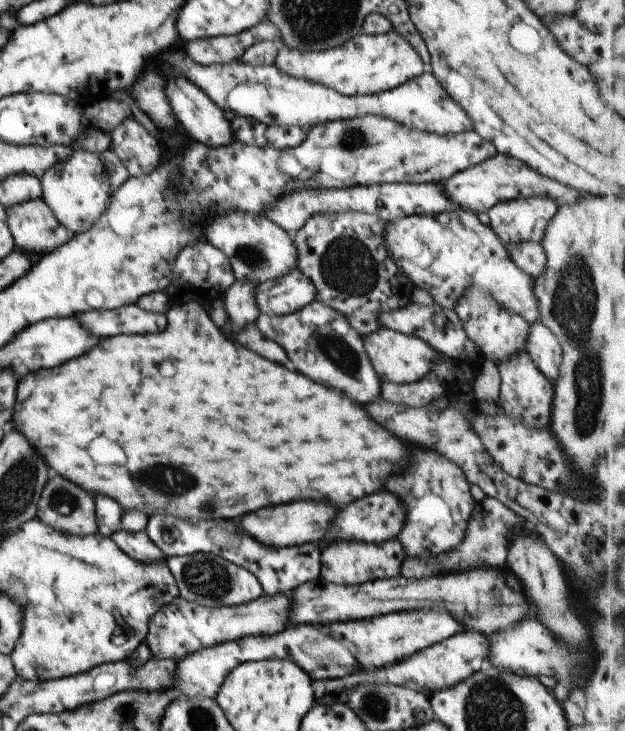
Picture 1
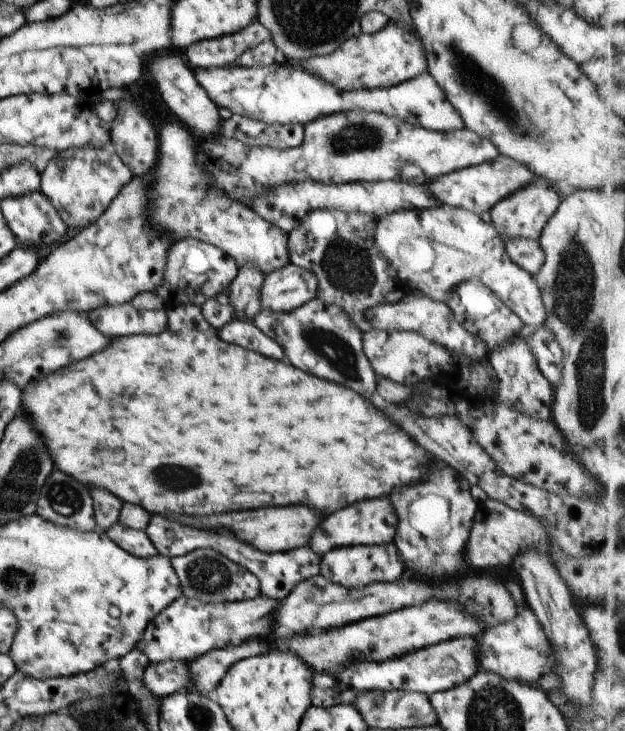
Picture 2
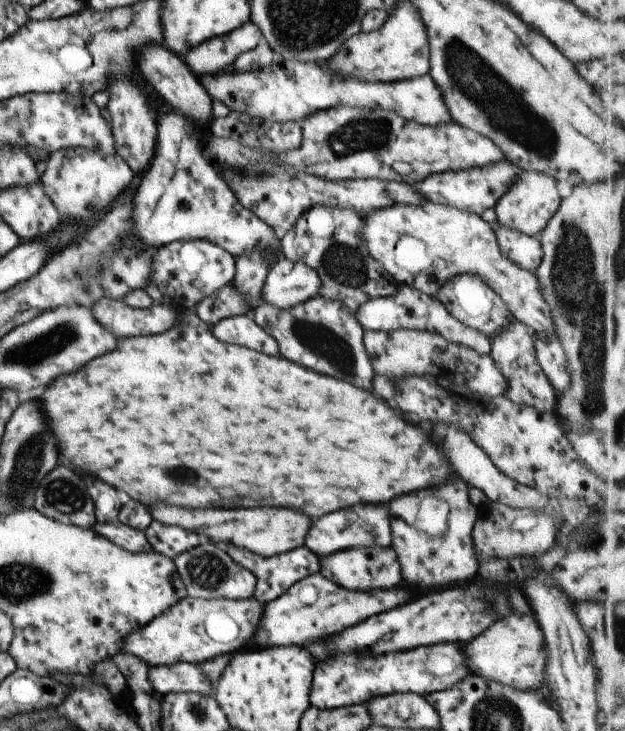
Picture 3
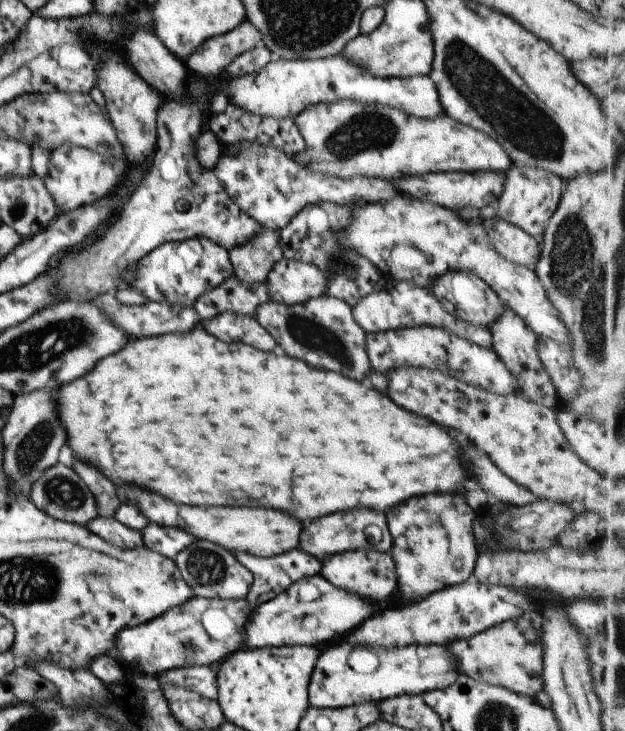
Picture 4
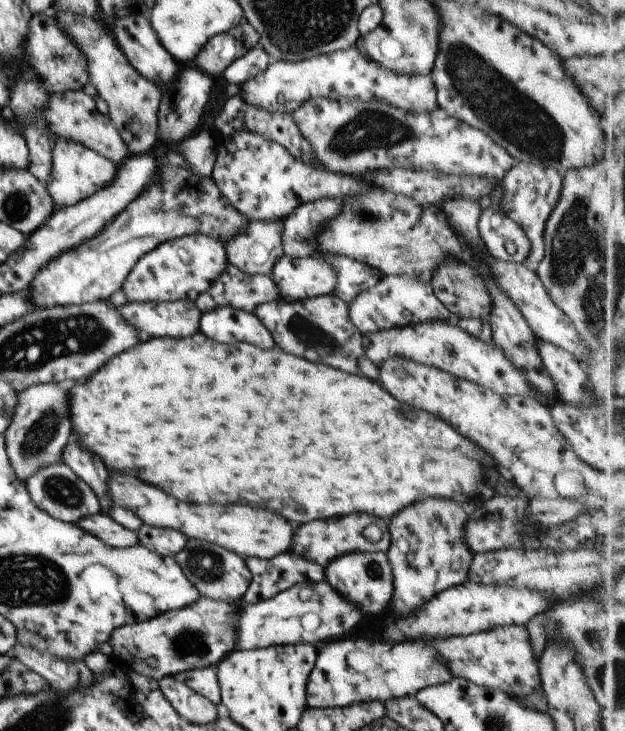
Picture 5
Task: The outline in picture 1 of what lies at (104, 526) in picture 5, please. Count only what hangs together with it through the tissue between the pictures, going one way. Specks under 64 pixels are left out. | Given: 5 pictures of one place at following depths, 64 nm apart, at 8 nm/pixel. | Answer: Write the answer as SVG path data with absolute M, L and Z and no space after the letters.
M121 529L114 532L110 538L125 554L138 562L166 561L162 550L152 543L145 531L127 532Z

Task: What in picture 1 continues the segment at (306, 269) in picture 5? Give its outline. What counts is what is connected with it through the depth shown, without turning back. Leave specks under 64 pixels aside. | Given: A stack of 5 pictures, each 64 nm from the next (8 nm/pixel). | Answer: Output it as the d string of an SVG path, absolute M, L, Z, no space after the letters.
M298 268L256 285L256 304L261 314L286 315L297 312L316 299L316 286Z

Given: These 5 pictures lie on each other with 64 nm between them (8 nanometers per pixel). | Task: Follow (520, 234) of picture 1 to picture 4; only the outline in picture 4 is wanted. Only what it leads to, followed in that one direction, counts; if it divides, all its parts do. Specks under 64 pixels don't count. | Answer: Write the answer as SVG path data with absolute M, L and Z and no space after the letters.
M512 166L505 175L504 190L495 203L498 216L524 230L541 245L548 220L560 204L563 180L534 166Z

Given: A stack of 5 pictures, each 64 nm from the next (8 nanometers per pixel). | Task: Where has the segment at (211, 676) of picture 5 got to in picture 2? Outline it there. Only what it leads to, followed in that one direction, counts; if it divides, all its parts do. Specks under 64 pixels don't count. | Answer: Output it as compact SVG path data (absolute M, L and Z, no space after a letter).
M183 661L149 663L144 673L144 686L158 698L190 691L192 688L192 674L188 664Z

